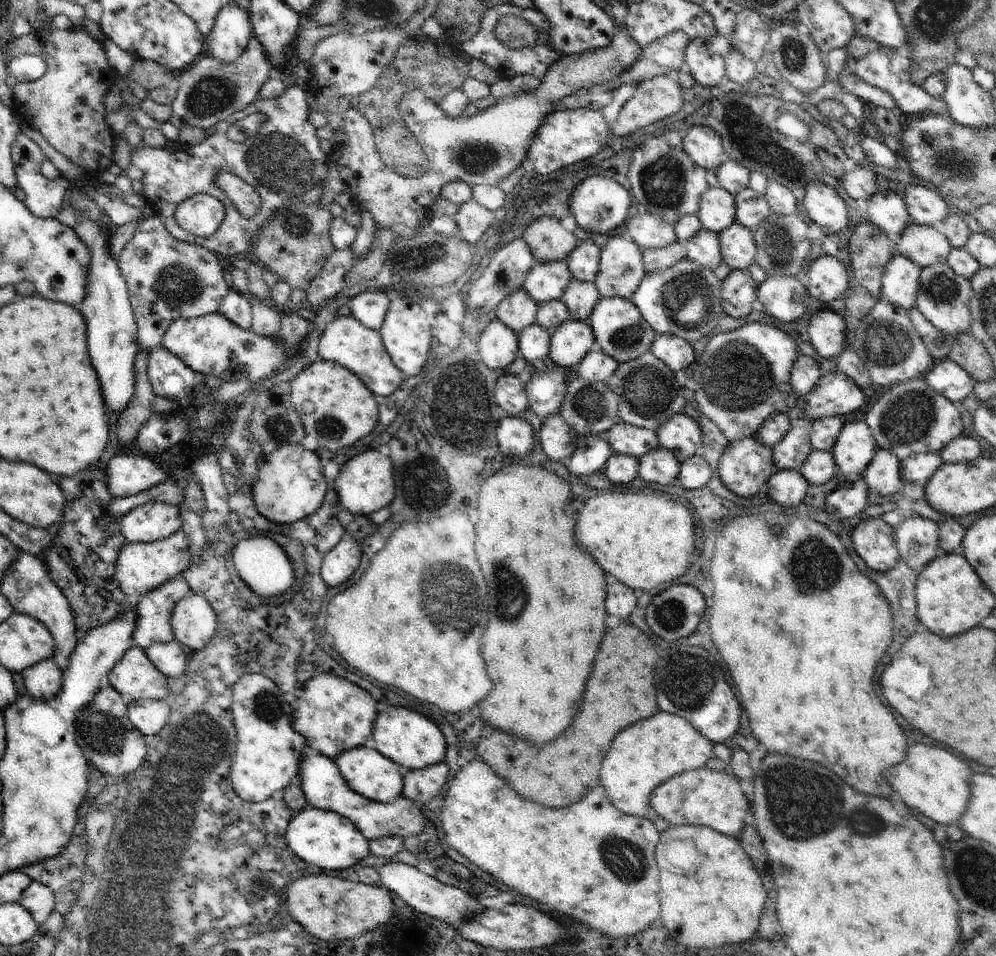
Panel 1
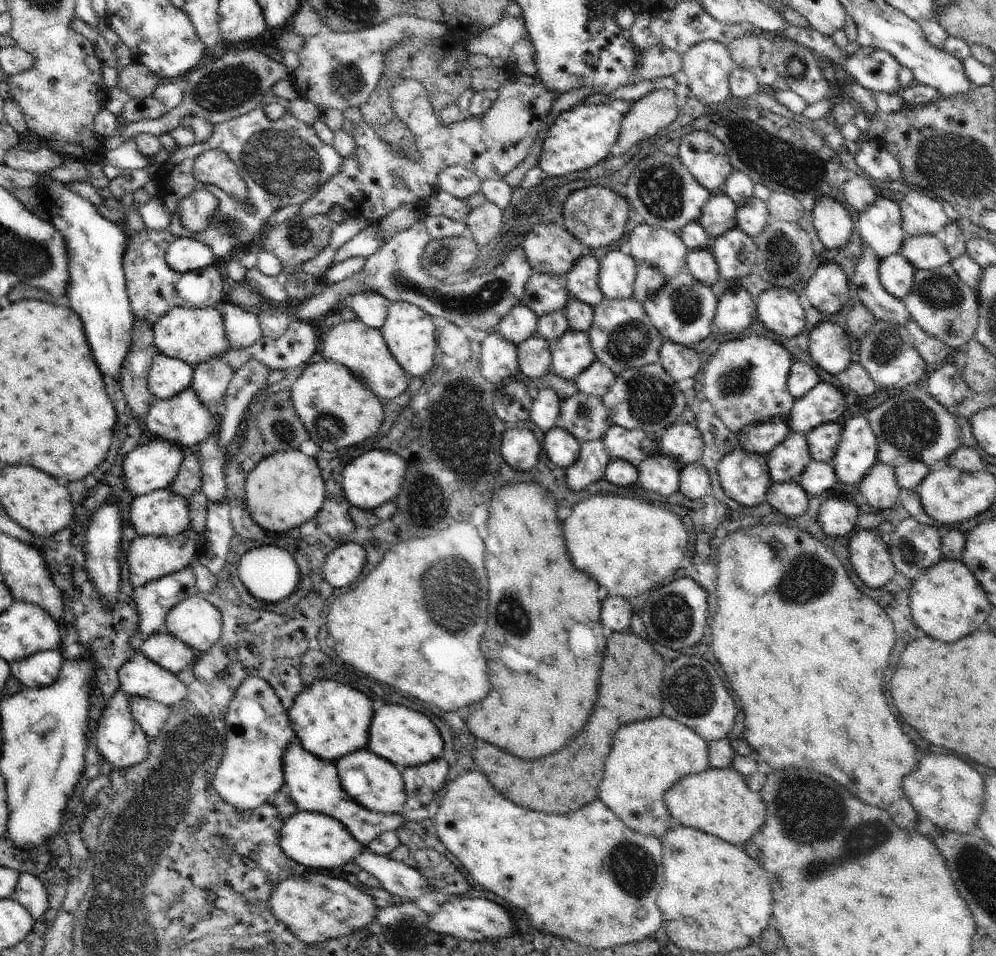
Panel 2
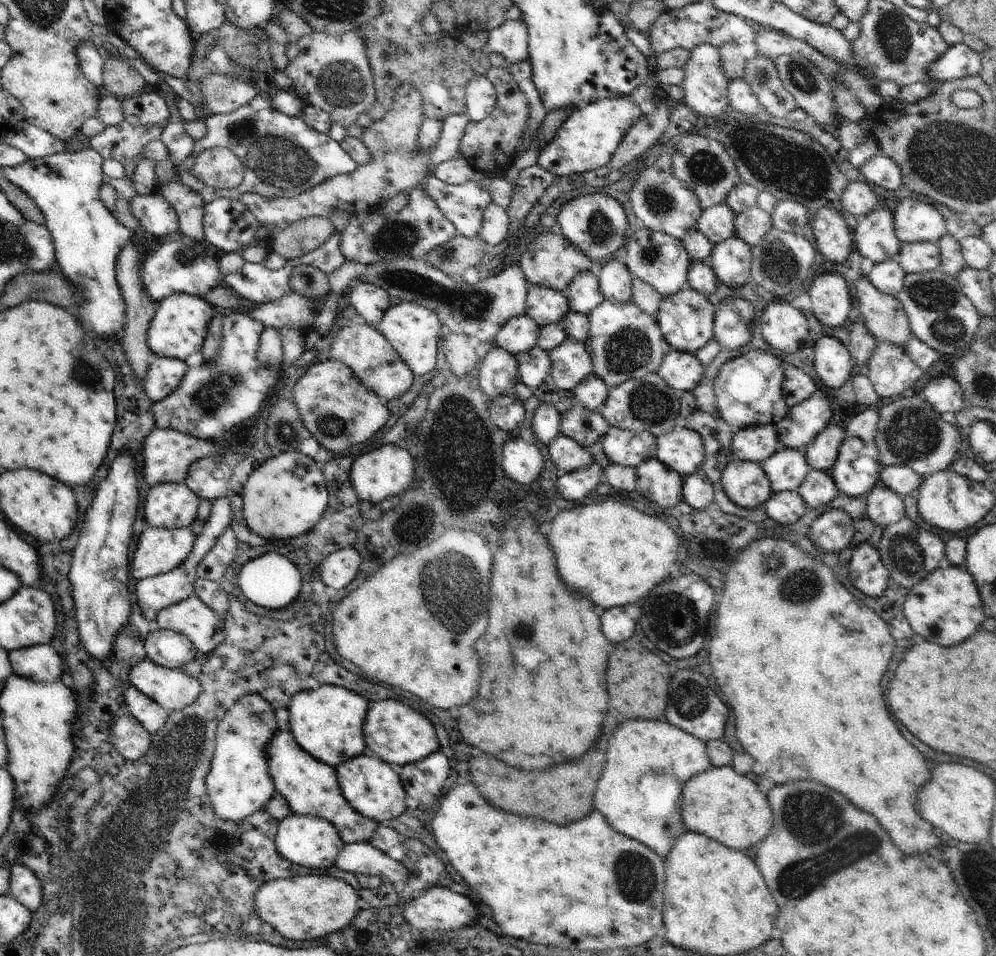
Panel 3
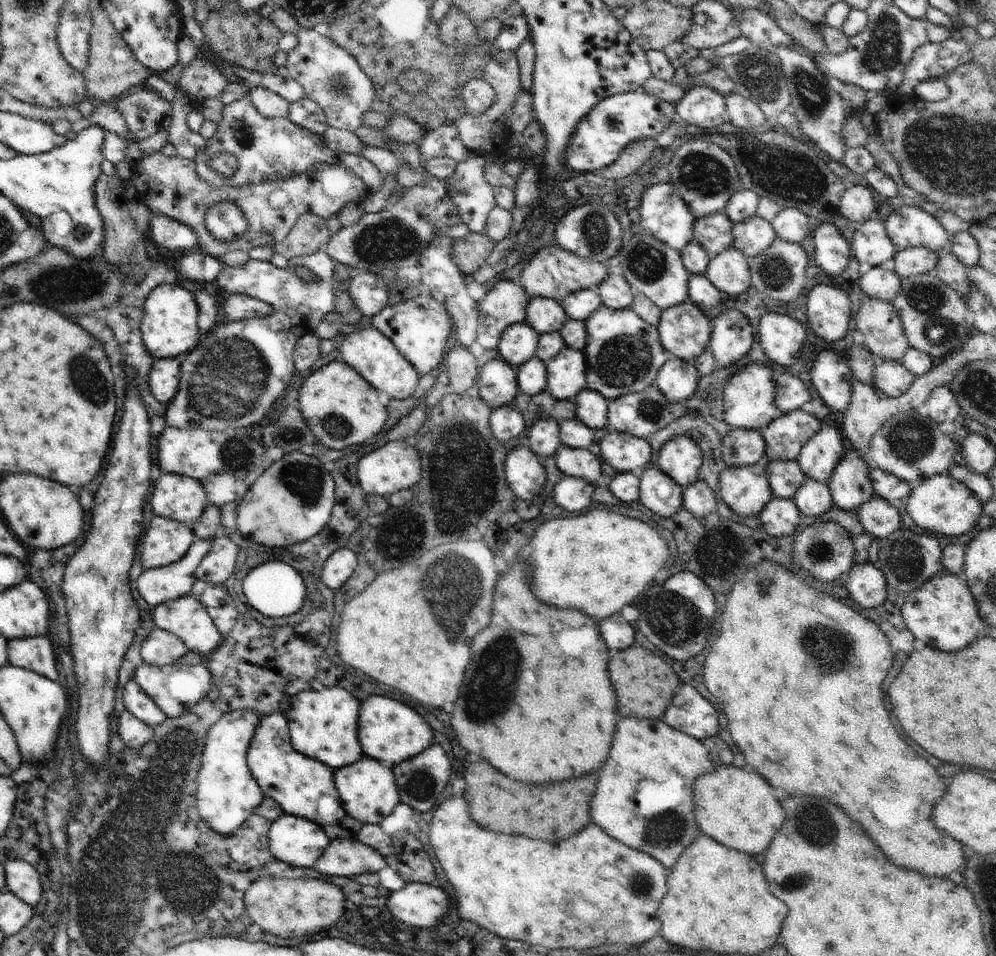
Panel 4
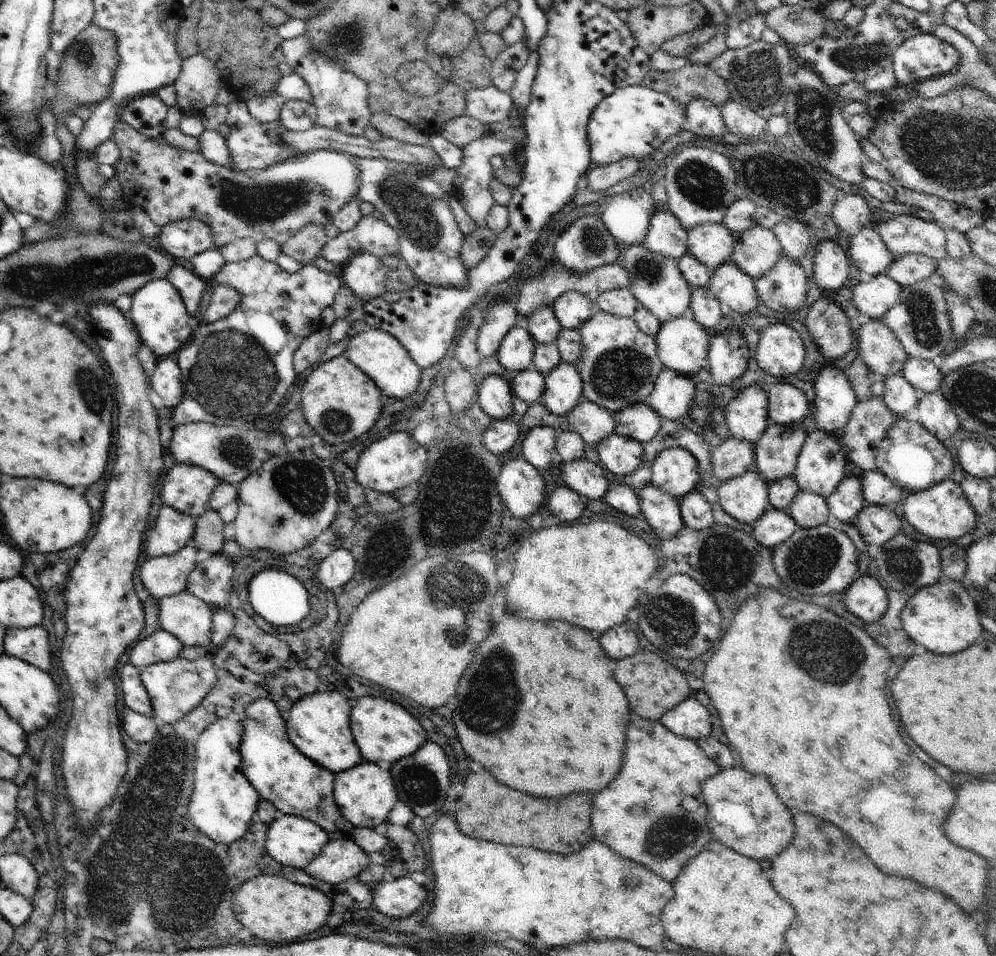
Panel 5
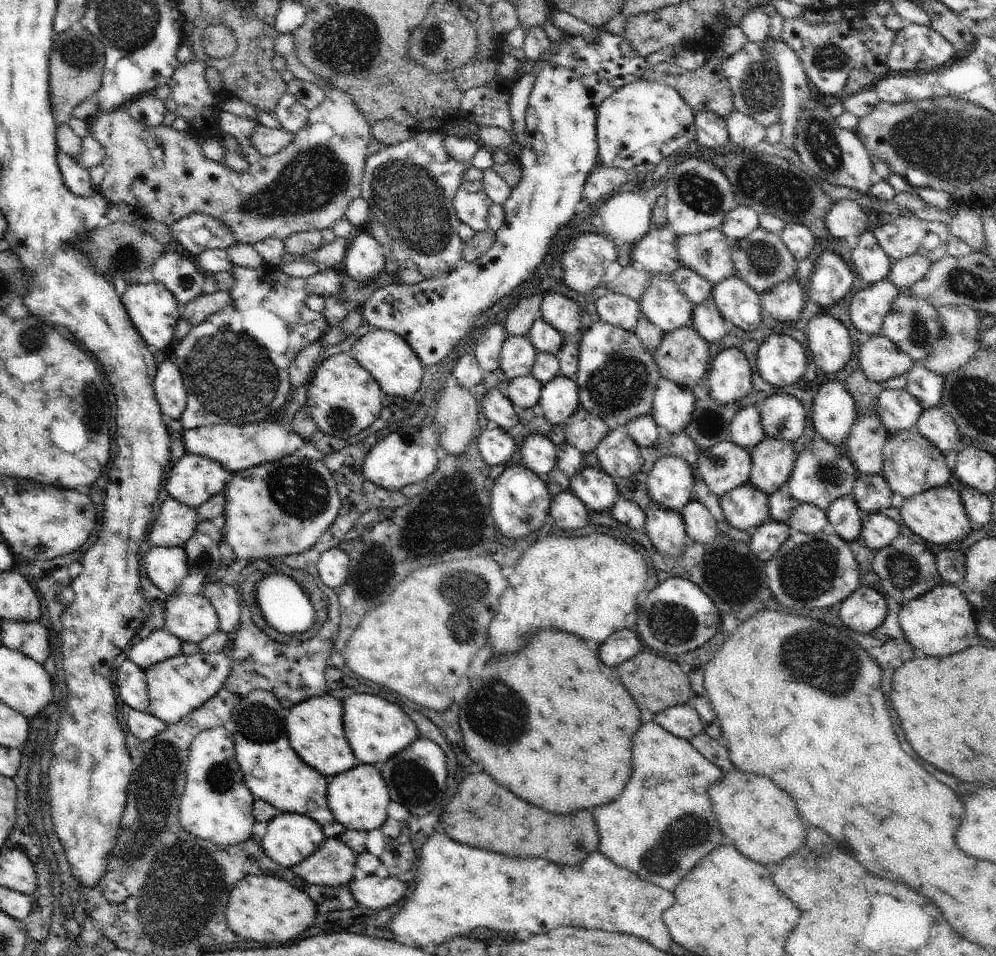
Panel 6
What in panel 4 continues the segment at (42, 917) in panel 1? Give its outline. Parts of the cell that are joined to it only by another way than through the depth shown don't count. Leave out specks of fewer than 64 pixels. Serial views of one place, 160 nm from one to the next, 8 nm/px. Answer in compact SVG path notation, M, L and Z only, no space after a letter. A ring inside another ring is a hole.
M20 859L7 860L3 865L6 889L34 908L43 891L39 872L29 862Z

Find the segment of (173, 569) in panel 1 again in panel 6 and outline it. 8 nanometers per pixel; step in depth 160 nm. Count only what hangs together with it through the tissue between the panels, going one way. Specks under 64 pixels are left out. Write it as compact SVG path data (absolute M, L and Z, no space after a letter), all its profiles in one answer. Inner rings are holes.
M172 497L159 508L148 542L152 547L183 547L196 532L200 520L196 511Z

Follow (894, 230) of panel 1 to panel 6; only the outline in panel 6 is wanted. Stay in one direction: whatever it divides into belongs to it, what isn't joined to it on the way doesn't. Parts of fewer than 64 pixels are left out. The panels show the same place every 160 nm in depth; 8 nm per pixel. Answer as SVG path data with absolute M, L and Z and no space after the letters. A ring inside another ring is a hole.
M864 231L852 243L851 258L864 284L871 285L886 279L894 261L877 243L873 231Z

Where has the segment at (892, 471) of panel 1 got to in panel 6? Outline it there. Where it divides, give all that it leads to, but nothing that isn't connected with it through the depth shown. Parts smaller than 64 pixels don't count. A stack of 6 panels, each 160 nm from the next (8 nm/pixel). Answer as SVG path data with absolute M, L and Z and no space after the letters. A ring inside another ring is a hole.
M883 511L865 513L862 516L862 528L859 536L872 550L879 551L887 547L898 535L899 524Z

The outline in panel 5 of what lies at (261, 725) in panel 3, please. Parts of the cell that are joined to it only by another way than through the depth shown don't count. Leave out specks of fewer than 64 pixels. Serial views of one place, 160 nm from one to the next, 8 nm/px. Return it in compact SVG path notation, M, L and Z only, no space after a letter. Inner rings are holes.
M224 717L209 724L195 746L193 791L189 802L190 820L208 838L225 845L232 844L248 830L262 799L243 771L239 749L243 734L242 722Z

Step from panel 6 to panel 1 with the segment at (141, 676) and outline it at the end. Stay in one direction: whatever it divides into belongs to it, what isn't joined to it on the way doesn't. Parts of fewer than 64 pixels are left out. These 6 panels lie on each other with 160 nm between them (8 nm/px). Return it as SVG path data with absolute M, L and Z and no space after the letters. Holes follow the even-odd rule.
M166 699L130 700L127 713L130 722L145 737L154 736L168 724L171 713L170 701Z

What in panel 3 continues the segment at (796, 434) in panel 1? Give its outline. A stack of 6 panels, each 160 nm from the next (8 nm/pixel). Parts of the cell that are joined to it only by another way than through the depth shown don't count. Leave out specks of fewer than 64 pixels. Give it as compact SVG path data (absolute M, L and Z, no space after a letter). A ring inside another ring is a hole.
M782 447L774 451L774 454L762 462L762 465L774 493L796 491L812 469L803 449L790 447Z

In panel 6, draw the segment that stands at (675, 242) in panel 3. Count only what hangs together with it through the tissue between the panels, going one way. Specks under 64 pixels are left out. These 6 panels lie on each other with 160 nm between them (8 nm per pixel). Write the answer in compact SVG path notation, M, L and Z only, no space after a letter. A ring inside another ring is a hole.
M667 273L651 274L649 285L637 301L641 314L664 334L690 325L694 305Z

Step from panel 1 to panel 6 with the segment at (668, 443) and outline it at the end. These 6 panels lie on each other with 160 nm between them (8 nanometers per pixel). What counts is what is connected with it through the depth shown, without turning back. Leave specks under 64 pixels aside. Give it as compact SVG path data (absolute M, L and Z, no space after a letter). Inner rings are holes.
M684 456L660 457L647 476L647 491L652 503L681 513L692 500L694 474Z

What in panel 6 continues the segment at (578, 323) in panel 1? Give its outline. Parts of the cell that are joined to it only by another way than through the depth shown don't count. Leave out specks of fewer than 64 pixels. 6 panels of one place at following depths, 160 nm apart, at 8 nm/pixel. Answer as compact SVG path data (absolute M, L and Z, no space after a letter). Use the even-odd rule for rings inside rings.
M556 375L543 384L539 404L552 424L568 420L580 408L578 383L572 377Z

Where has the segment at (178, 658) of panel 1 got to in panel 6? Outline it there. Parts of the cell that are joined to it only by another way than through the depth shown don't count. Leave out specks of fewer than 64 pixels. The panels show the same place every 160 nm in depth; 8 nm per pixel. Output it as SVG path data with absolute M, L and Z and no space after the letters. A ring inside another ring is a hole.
M162 628L129 648L127 658L146 671L155 664L180 655L182 645L180 638Z

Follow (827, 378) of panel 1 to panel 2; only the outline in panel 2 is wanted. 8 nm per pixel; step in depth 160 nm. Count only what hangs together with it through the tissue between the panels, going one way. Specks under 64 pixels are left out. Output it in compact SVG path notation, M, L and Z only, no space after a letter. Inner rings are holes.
M820 381L810 392L795 400L787 423L792 431L808 434L825 422L842 421L847 416L845 392L830 382Z

